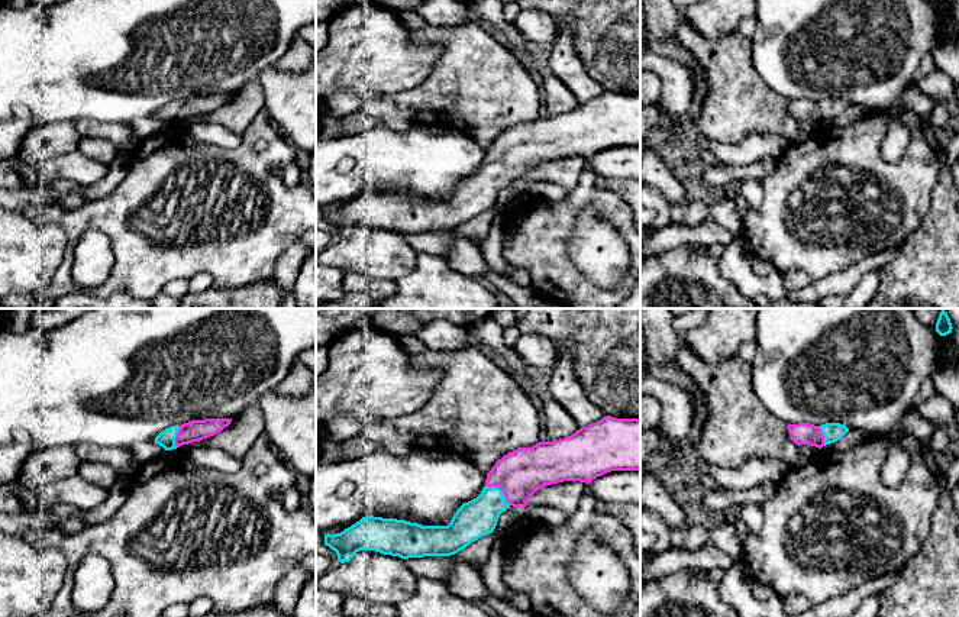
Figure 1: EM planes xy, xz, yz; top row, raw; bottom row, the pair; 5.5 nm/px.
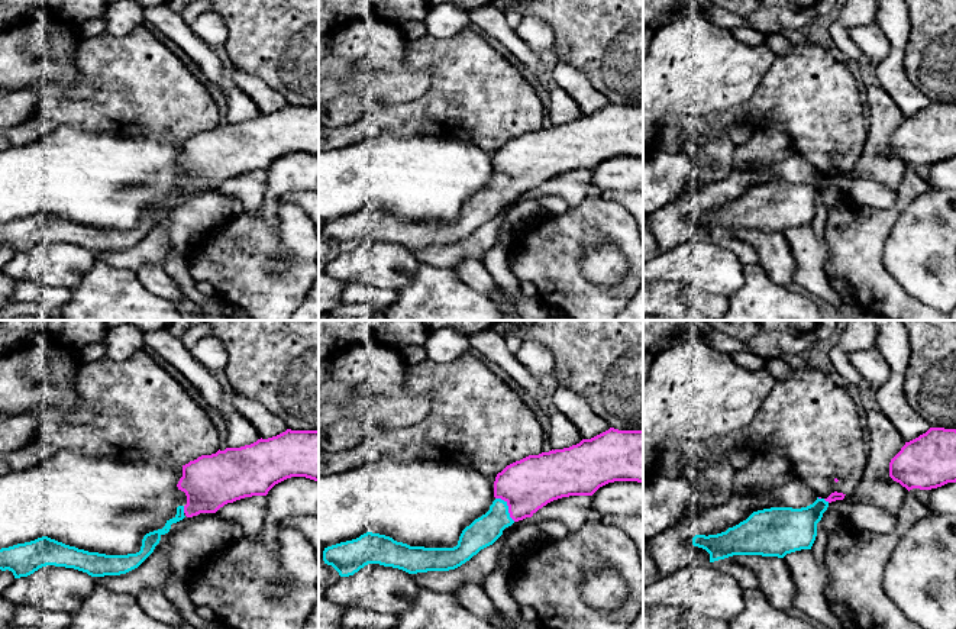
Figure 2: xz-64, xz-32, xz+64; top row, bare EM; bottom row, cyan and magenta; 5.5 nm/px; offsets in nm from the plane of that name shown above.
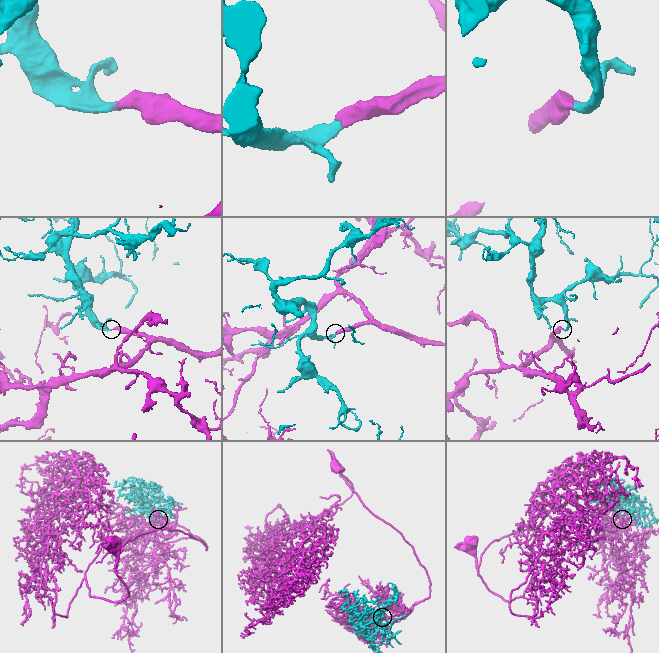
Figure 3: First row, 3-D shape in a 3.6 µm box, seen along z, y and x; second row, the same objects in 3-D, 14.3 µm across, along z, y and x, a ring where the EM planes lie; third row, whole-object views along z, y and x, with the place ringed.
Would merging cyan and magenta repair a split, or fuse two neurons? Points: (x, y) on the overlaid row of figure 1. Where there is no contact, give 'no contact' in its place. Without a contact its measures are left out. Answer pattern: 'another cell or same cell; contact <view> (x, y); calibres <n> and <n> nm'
same cell; contact xz (500, 490); calibres 220 and 260 nm

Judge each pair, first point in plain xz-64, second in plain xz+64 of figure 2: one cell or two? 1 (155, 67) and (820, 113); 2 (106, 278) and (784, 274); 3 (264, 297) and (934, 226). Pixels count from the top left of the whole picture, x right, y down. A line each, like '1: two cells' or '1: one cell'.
1: one cell
2: two cells
3: two cells

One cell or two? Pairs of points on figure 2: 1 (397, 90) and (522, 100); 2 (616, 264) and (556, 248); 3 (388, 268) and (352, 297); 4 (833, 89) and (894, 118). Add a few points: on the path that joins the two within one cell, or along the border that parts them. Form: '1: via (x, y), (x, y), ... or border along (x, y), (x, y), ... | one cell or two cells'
1: border along (432, 71), (429, 87), (422, 94), (393, 103) | two cells
2: border along (585, 248), (580, 257), (580, 270), (597, 286) | two cells
3: border along (345, 281), (388, 287), (397, 293) | two cells
4: border along (866, 106), (865, 141) | two cells

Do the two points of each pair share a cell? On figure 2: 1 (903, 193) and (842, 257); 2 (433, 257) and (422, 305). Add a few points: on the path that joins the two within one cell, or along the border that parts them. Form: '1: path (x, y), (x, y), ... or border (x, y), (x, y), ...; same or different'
1: path (894, 210), (859, 239); same
2: border (420, 261), (452, 270); different

